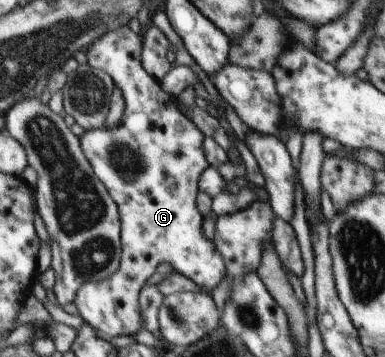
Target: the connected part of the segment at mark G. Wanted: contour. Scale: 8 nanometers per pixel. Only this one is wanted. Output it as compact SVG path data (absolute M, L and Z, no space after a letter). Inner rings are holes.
M129 26L117 28L95 40L86 49L88 64L96 70L108 73L116 86L120 87L125 100L123 117L114 128L93 128L79 137L84 156L89 160L93 173L107 188L117 204L120 215L120 242L122 259L120 269L102 282L84 283L77 292L74 303L80 315L89 325L102 333L104 340L117 335L134 336L145 329L144 319L138 302L141 288L155 273L163 261L171 263L174 271L197 282L207 293L213 291L224 278L226 269L222 255L203 231L204 216L196 206L200 175L210 166L204 149L204 135L181 111L176 96L165 93L162 84L149 75L142 60L142 38Z

